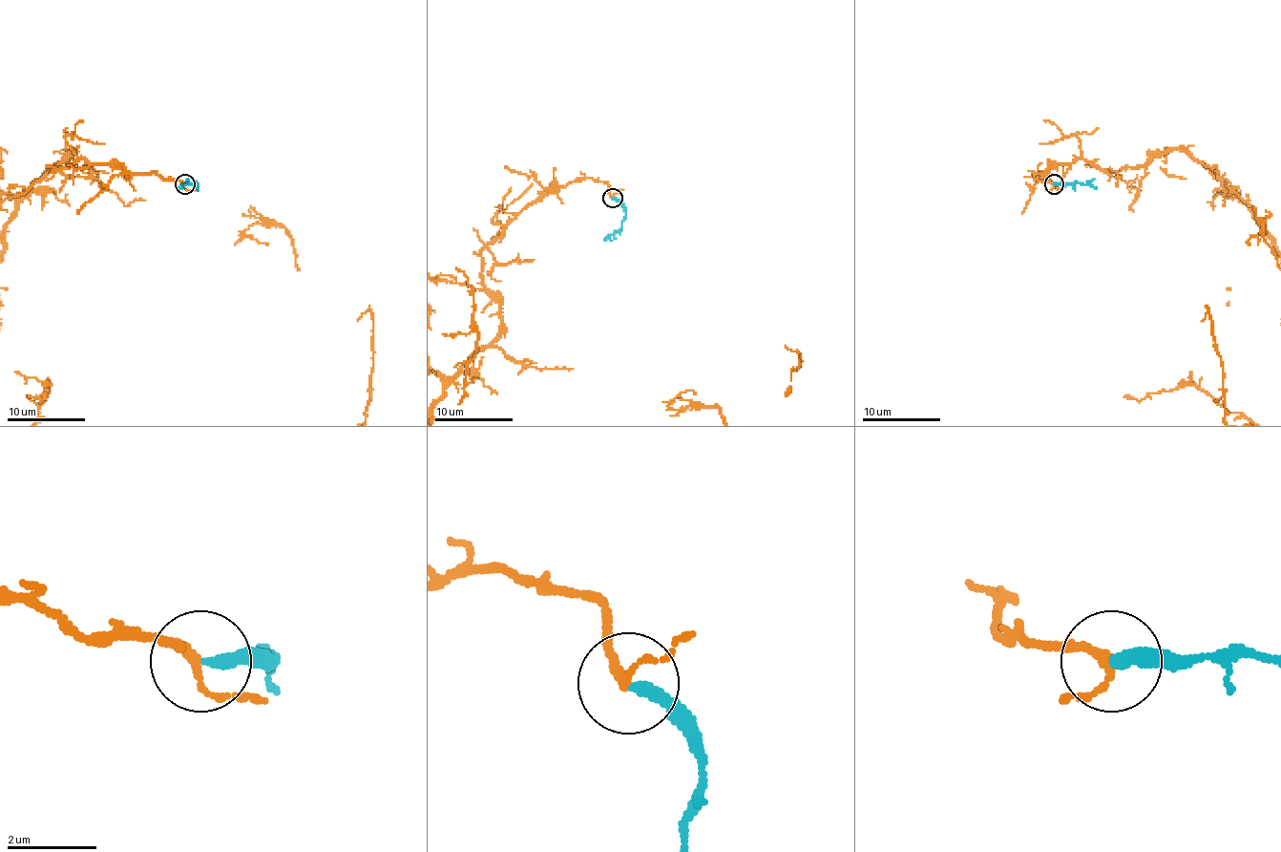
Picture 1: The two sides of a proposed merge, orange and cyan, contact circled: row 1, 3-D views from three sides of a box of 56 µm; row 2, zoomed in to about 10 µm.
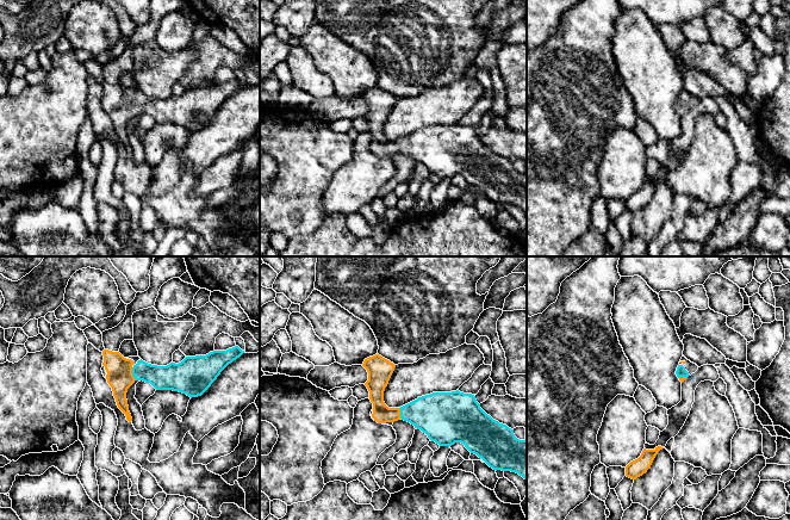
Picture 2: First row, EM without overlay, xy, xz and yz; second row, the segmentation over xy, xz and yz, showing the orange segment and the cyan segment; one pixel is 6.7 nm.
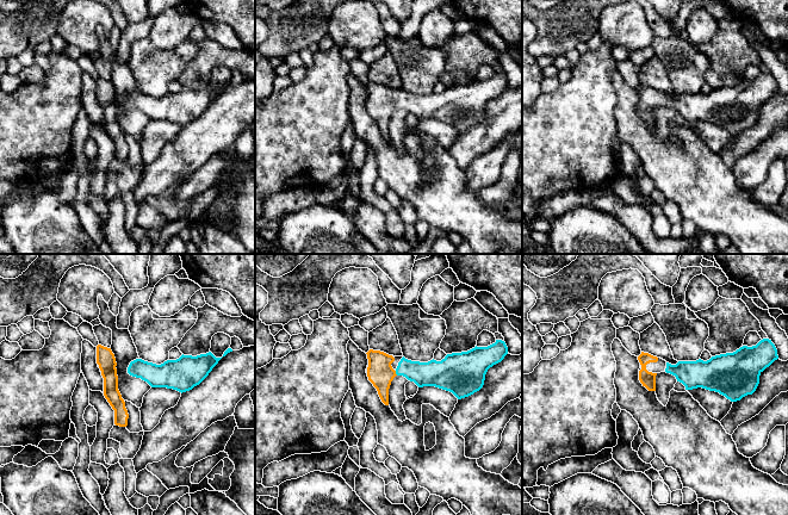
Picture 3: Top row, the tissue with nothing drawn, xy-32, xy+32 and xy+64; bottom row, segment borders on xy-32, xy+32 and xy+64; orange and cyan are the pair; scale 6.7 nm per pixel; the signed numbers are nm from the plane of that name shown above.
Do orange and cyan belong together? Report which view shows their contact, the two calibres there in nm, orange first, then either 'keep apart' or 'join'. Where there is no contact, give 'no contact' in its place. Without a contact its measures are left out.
contact in xy; calibres 180 and 160 nm; join

